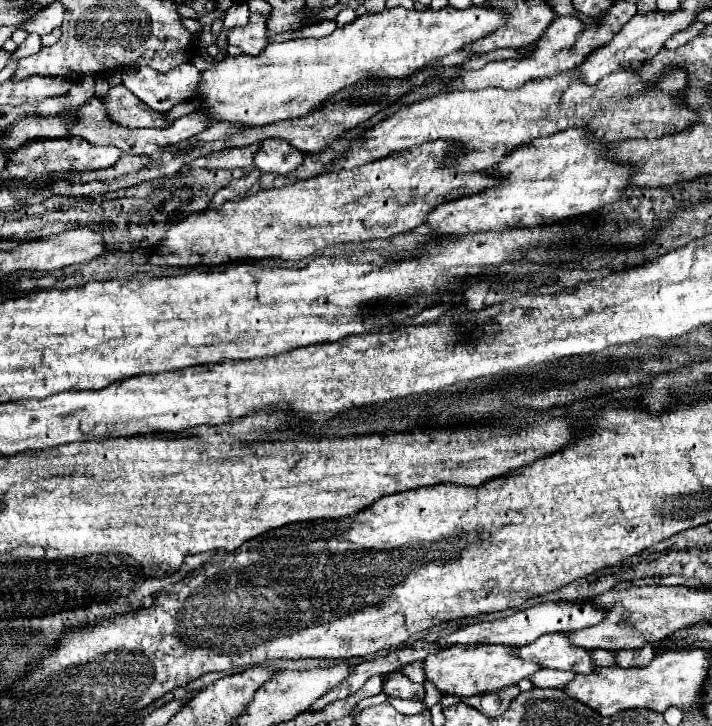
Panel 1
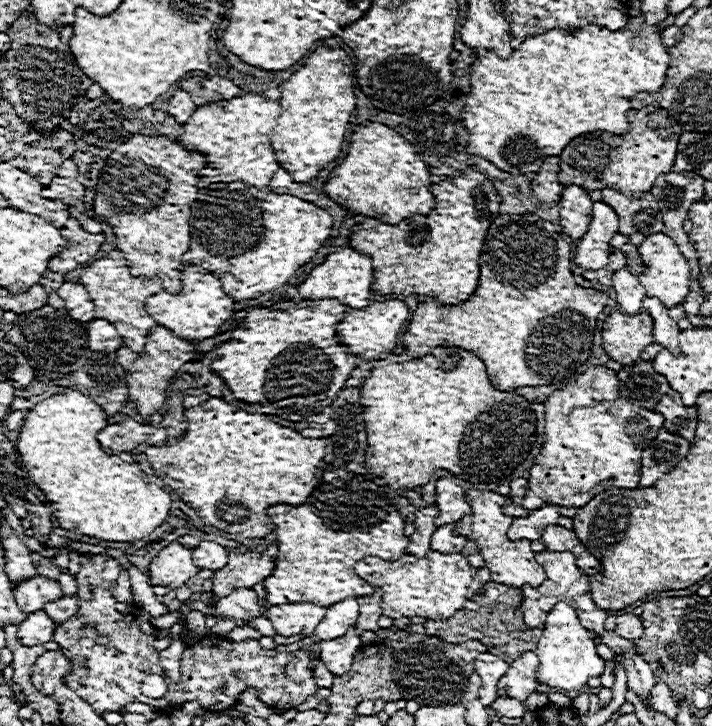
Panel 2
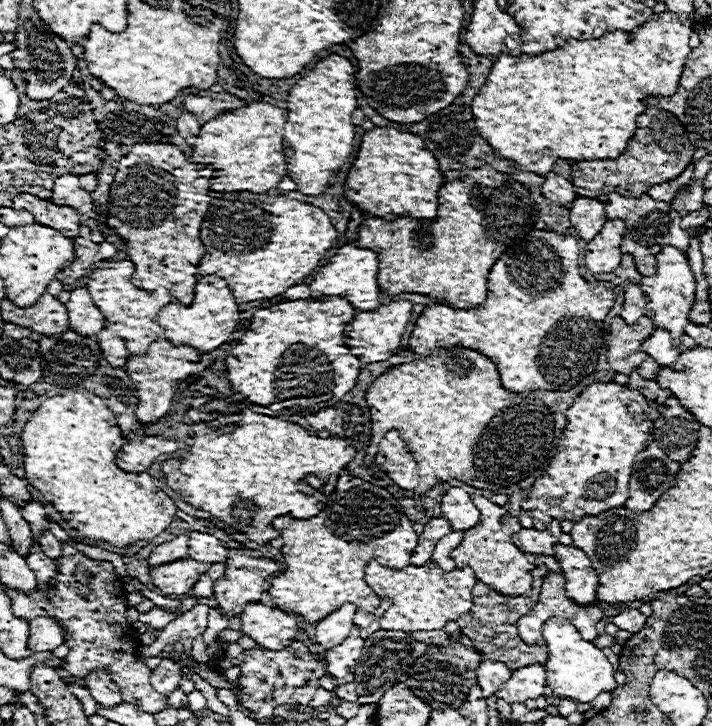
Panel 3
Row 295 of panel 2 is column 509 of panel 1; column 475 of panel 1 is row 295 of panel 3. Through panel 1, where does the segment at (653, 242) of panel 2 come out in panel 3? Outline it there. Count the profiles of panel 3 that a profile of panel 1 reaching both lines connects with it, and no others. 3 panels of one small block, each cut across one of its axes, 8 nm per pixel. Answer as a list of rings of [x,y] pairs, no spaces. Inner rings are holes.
[[[662,246],[662,250],[656,254],[656,274],[644,278],[640,282],[640,288],[648,296],[646,316],[654,322],[656,328],[668,330],[674,344],[680,348],[680,338],[684,334],[684,326],[688,324],[688,312],[692,310],[696,296],[696,280],[690,270],[686,254],[682,254],[674,246]]]

